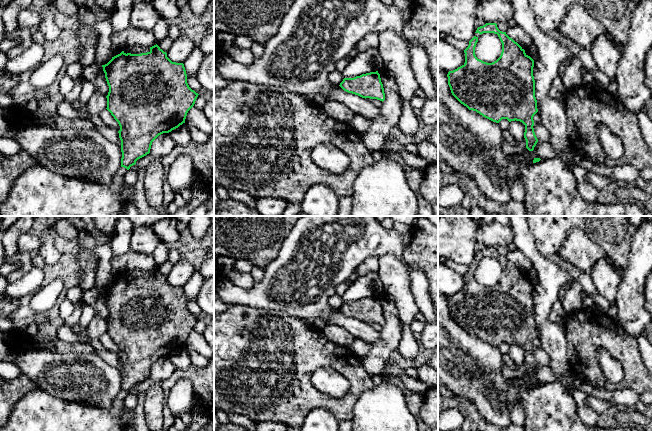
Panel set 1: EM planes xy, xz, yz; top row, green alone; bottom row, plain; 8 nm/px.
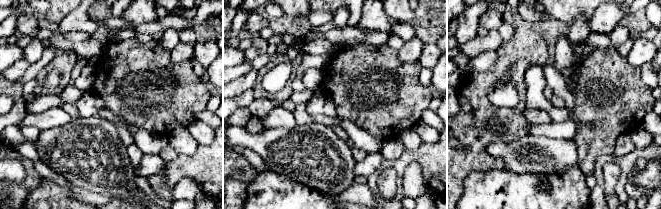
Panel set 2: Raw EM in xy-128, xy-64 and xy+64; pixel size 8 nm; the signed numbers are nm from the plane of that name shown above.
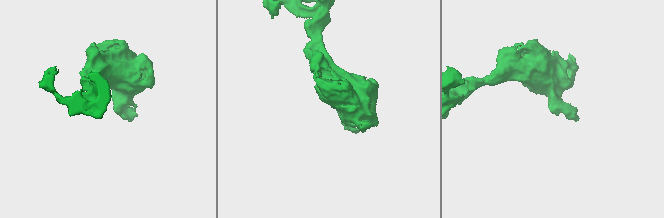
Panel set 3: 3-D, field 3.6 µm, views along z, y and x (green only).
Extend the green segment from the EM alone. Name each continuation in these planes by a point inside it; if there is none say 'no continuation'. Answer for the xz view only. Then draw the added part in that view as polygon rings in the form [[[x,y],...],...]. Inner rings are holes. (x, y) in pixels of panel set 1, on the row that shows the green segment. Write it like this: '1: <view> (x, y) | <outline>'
no continuation

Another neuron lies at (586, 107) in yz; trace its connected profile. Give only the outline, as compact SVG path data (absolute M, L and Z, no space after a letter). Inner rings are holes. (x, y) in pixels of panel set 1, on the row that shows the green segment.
M582 85L567 92L564 109L569 147L601 164L632 165L639 170L652 168L652 150L645 143L635 113L624 108L604 86ZM606 125L622 142L624 155L614 160L601 146L597 126Z

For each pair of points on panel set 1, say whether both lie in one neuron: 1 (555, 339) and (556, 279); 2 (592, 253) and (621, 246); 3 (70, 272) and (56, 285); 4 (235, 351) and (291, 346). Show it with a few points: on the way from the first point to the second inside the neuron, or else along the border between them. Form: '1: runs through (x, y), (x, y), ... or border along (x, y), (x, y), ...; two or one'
1: runs through (544, 324), (543, 300), (545, 294); one
2: border along (586, 234), (608, 256); two
3: border along (63, 281), (55, 278), (45, 289); two
4: runs through (249, 348), (277, 347); one

